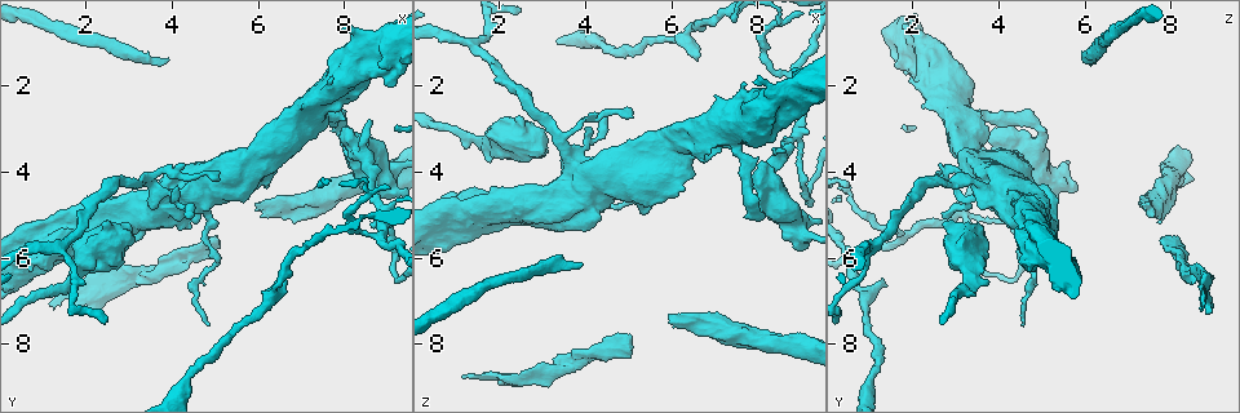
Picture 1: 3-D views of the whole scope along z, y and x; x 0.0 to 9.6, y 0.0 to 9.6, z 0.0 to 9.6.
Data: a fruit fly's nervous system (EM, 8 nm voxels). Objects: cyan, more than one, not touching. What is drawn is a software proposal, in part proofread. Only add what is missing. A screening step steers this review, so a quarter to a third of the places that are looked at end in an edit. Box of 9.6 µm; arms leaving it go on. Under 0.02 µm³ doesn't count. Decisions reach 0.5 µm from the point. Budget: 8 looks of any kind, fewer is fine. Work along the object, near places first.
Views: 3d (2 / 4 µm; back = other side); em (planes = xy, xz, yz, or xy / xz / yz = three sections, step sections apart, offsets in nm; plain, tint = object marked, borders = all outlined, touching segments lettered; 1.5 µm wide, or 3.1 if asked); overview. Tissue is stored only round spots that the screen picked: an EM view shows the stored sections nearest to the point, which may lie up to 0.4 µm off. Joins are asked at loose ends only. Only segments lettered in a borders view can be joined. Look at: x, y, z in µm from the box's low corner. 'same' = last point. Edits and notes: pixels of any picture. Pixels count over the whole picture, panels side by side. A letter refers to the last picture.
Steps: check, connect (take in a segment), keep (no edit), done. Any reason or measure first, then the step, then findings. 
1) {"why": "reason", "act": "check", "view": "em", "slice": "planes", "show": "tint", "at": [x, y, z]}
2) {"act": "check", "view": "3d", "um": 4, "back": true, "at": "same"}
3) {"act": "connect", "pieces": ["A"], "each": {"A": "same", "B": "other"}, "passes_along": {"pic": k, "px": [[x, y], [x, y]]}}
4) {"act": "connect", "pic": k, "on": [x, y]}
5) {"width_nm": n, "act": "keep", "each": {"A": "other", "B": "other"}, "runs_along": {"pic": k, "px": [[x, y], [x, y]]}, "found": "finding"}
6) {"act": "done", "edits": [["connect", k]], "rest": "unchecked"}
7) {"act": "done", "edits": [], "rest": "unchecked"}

{"why": "an open end", "act": "check", "view": "em", "slice": "xy", "step": 4, "show": "plain", "at": [5.95, 4.90, 7.40]}

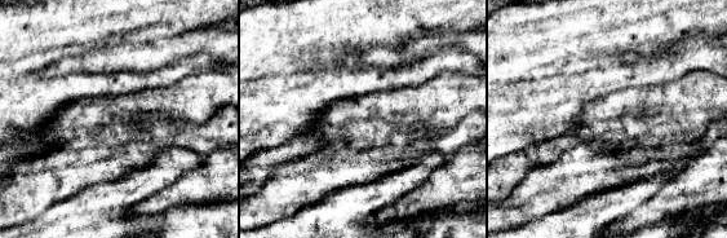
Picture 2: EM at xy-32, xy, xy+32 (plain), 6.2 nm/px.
{"why": "what lies round it", "act": "check", "view": "em", "slice": "xy", "step": 4, "show": "borders", "at": "same"}

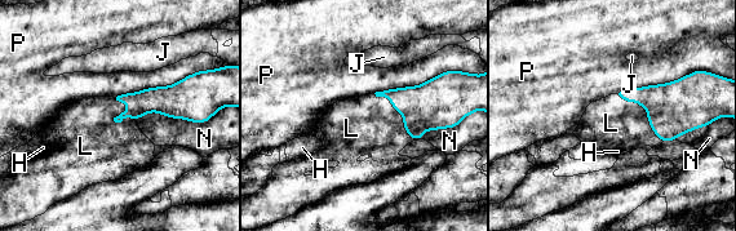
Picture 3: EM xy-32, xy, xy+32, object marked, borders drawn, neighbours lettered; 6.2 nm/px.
{"act": "connect", "pieces": ["L"], "each": {"H": "other", "J": "other", "L": "same", "N": "other", "P": "other"}, "passes_along": {"pic": 3, "px": [[681, 106], [648, 110], [611, 123]]}, "found": "it goes on there"}

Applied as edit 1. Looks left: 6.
{"why": "an open end", "act": "check", "view": "3d", "um": 2, "at": [3.95, 1.35, 6.10]}

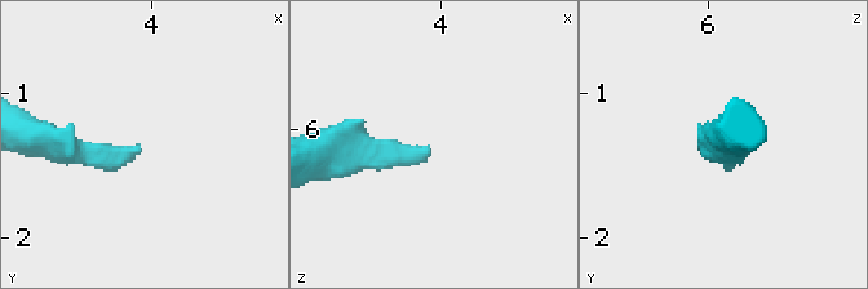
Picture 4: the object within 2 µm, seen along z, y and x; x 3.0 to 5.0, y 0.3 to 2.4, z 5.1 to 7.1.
{"why": "need the tissue", "act": "check", "view": "em", "slice": "planes", "show": "plain", "at": [3.92, 1.38, 6.12]}

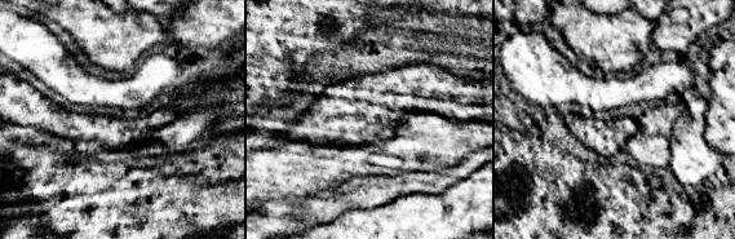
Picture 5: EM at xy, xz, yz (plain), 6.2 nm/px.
{"why": "see the neighbours", "act": "check", "view": "em", "slice": "planes", "show": "borders", "at": "same"}

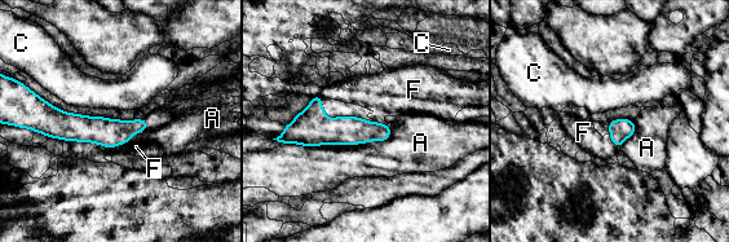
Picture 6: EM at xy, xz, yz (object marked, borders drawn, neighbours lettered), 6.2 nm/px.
{"width_nm": 130, "act": "connect", "pieces": ["F"], "each": {"A": "other", "C": "other", "F": "same"}, "found": "the cell continues"}

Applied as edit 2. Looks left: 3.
{"why": "redraw", "act": "check", "view": "overview"}

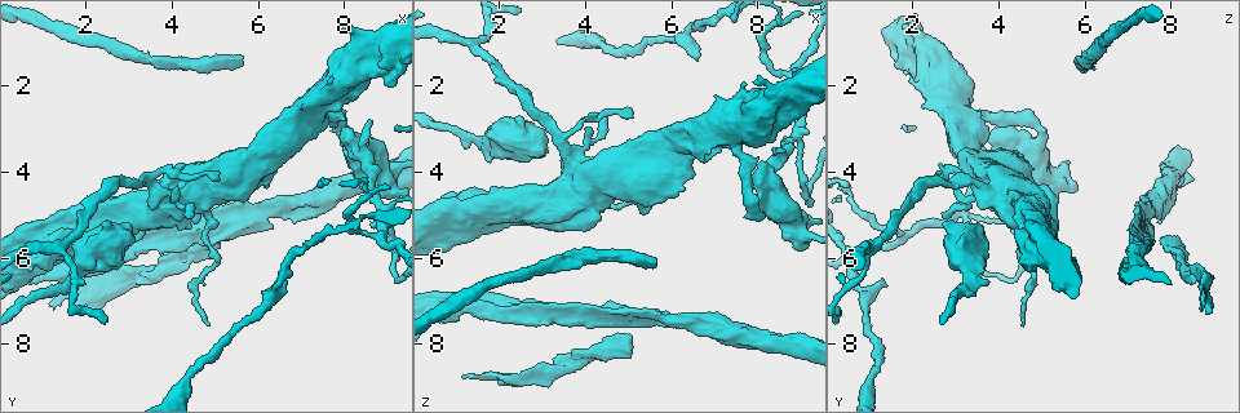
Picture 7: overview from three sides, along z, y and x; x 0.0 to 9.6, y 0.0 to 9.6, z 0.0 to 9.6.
{"why": "an open end", "act": "check", "view": "em", "slice": "planes", "show": "tint", "at": [5.60, 1.45, 6.25]}

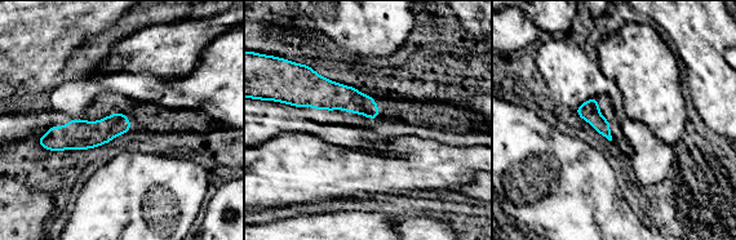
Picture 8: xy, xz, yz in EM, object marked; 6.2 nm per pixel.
{"why": "what lies round it", "act": "check", "view": "em", "slice": "planes", "show": "borders", "at": "same"}

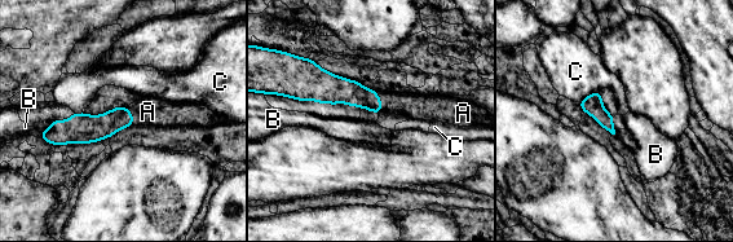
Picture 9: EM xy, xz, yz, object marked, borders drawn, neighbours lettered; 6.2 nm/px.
{"longest_contact_nm": ["C", 150], "act": "connect", "pieces": ["A"], "each": {"A": "same", "B": "other", "C": "other"}, "found": "it goes on there"}

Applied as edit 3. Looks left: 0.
{"act": "done", "edits": [["connect", 3], ["connect", 6], ["connect", 9]], "rest": "unchecked"}

